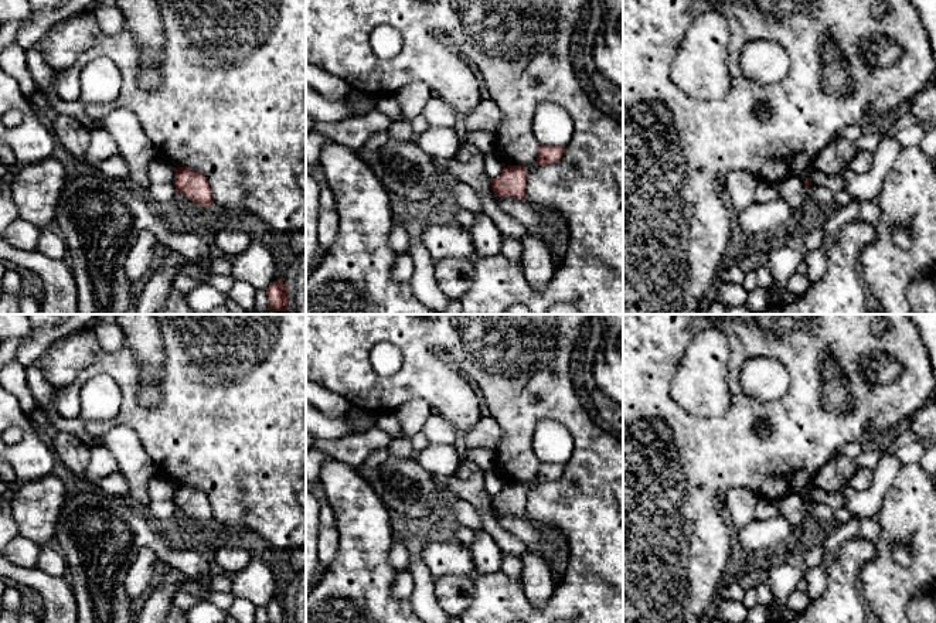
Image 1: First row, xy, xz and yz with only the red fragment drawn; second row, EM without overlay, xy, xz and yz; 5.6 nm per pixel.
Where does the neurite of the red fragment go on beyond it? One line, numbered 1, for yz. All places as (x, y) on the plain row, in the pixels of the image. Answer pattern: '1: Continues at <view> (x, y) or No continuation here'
1: No continuation here

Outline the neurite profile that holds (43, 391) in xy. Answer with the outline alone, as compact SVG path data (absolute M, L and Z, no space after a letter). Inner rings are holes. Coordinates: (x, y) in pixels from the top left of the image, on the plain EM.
M38 360L25 367L27 382L34 395L38 408L41 408L51 421L51 426L58 432L68 432L81 439L89 449L102 445L102 439L92 438L85 429L85 421L81 418L65 419L54 409L54 395L57 388L44 377Z

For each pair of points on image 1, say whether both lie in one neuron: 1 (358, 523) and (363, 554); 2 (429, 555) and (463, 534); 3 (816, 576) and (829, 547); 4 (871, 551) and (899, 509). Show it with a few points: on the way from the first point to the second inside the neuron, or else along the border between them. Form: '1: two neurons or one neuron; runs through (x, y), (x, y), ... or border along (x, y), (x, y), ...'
1: one neuron; runs through (363, 530), (363, 547)
2: two neurons; border along (459, 541), (470, 548)
3: one neuron; runs through (822, 569), (829, 554)
4: one neuron; runs through (882, 545), (899, 526), (899, 520)

